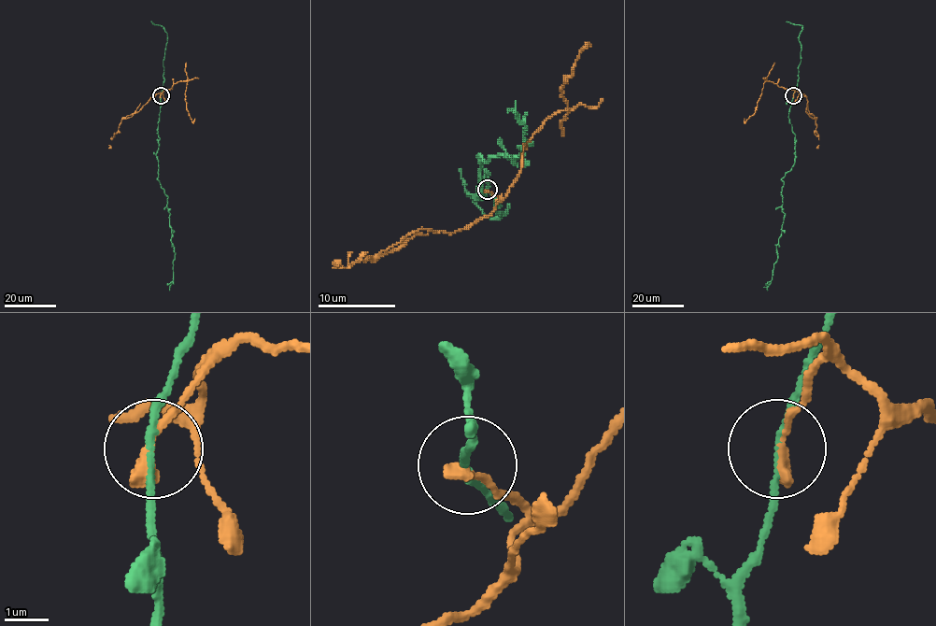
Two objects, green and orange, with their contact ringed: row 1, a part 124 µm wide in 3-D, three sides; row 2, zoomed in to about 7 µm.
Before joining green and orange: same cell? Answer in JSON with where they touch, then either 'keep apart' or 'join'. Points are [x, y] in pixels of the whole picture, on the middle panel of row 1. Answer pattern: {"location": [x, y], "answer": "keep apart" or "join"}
{"location": [488, 190], "answer": "keep apart"}

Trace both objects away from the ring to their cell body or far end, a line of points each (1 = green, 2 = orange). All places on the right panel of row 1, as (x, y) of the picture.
1: (793, 95), (788, 119), (795, 157), (781, 179), (785, 214), (777, 259), (771, 282), (763, 287)
2: (793, 95), (796, 89), (766, 81), (755, 112), (746, 120), (744, 119)

